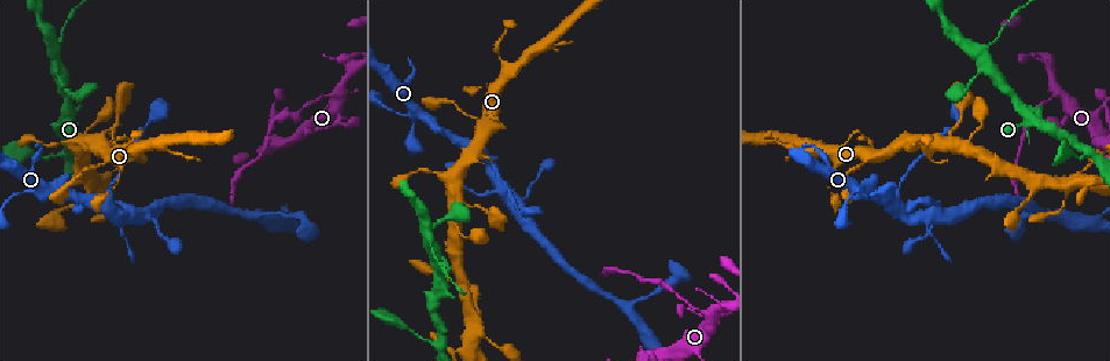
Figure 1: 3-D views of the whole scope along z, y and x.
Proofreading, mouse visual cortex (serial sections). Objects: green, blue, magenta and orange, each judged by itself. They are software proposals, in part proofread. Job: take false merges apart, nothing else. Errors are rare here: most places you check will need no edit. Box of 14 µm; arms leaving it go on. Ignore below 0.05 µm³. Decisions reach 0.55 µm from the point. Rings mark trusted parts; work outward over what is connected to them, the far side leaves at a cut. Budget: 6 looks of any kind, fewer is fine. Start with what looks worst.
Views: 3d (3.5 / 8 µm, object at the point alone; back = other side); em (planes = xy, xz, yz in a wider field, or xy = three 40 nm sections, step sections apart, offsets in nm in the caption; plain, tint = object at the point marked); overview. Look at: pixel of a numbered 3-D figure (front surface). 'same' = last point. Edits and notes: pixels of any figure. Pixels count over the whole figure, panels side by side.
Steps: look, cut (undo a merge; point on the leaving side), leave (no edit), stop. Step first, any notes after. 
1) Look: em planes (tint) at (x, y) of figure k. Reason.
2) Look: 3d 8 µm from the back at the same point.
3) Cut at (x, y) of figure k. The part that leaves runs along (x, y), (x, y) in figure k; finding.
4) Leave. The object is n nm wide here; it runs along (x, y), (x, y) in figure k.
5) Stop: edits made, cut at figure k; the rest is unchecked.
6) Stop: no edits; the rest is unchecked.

Look: 3d 3.5 µm at (432, 247) of figure 1. Sudden change in width.

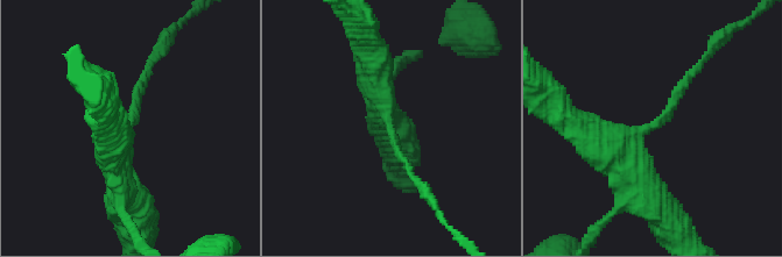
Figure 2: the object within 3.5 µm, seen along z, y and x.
Look: em xy step 3 (tint) at (389, 120) of figure 2. Now the EM.

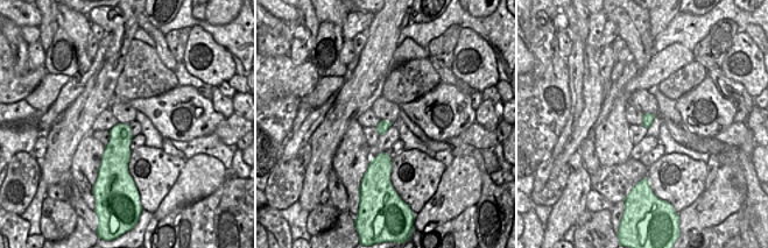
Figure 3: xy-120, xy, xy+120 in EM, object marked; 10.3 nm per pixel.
Look: em xy step 5 (tint) at the same point. Cut it another way.

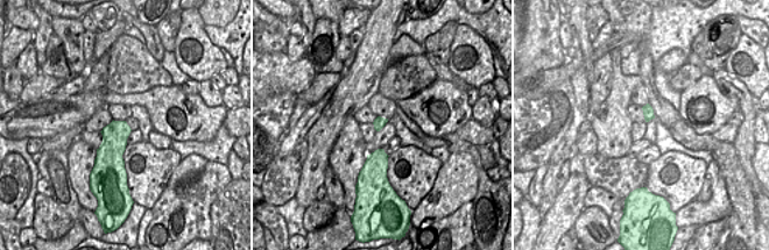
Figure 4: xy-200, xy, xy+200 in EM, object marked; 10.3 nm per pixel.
Cut at (681, 86) of figure 2. The part that leaves runs along (661, 120), (696, 66), (726, 34) in figure 2; a second cell is stuck on.

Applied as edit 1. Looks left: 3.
Look: 3d 3.5 µm from the back at (1062, 122) of figure 1. Abrupt turn.

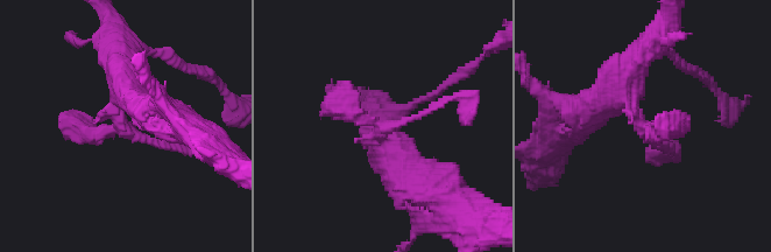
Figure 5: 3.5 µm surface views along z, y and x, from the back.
Look: em planes (tint) at (647, 127) of figure 5. Shape alone is not enough.

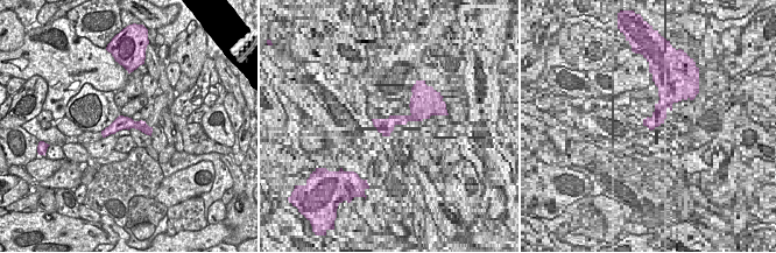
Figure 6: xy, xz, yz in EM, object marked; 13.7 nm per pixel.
Leave. It runs along (403, 166), (375, 121), (322, 114) in figure 5; one cell here.

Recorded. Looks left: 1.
Stop: edits made, cut at figure 2; the rest is unchecked.

